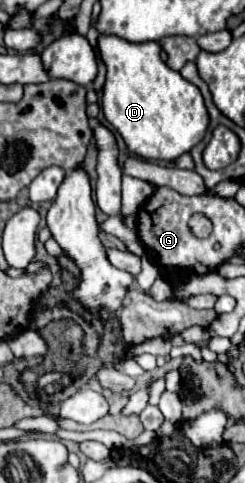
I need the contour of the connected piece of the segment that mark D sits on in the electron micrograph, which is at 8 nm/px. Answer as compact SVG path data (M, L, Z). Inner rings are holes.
M99 35L99 59L107 67L101 111L121 133L129 151L147 161L171 161L197 145L209 125L199 89L161 61L157 41L131 43L115 35Z

